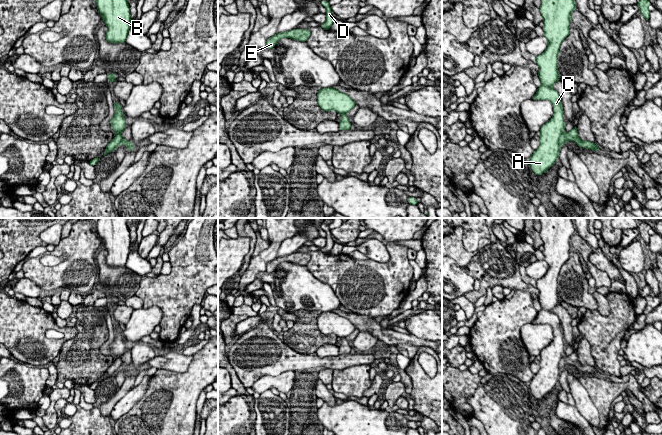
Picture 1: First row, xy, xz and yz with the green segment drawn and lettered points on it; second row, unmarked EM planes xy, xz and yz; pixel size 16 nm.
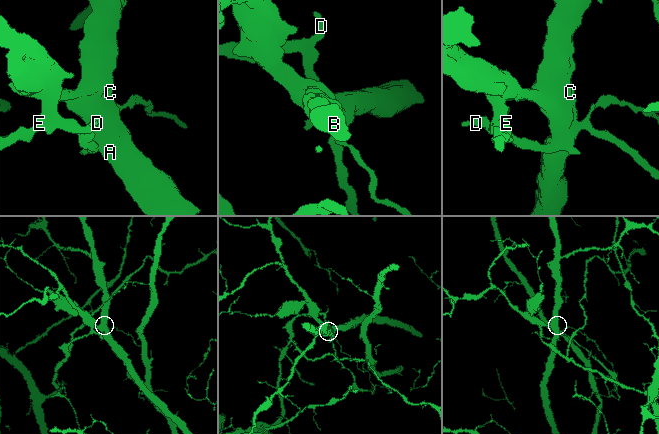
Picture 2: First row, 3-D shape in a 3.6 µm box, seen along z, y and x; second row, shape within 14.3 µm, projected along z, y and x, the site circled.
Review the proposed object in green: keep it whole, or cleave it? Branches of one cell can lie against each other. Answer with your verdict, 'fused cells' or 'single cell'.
fused cells

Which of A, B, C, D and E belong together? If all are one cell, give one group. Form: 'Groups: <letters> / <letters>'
Groups: A B C / D E

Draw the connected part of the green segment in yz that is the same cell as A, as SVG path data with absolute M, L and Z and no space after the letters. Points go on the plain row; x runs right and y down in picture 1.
M540 218L540 236L543 241L542 253L548 264L546 274L536 280L539 290L541 310L532 321L535 324L550 324L553 328L553 341L543 348L540 353L540 369L530 381L532 395L540 400L546 396L559 381L559 362L562 359L565 347L563 332L558 316L551 311L560 303L558 297L558 278L563 264L569 259L571 237L576 227L572 218Z

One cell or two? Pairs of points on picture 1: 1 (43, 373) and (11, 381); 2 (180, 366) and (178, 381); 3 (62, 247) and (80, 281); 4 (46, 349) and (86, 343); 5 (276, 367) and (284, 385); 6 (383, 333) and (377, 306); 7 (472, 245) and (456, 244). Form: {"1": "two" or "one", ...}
{"1": "one", "2": "two", "3": "one", "4": "two", "5": "two", "6": "two", "7": "two"}

